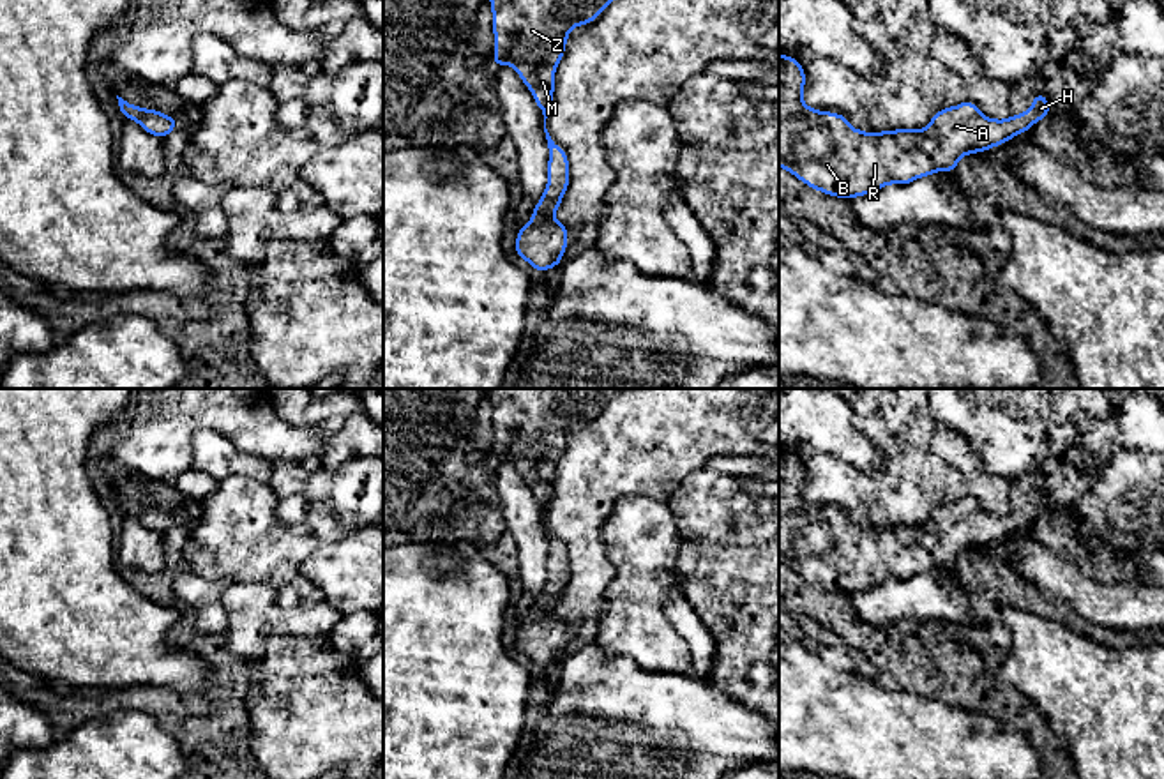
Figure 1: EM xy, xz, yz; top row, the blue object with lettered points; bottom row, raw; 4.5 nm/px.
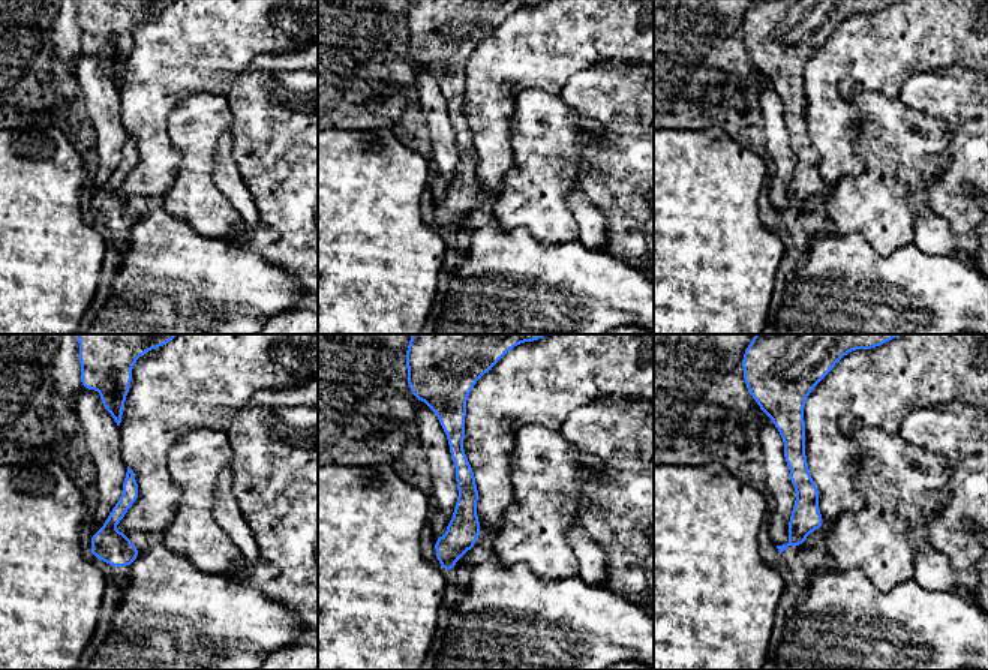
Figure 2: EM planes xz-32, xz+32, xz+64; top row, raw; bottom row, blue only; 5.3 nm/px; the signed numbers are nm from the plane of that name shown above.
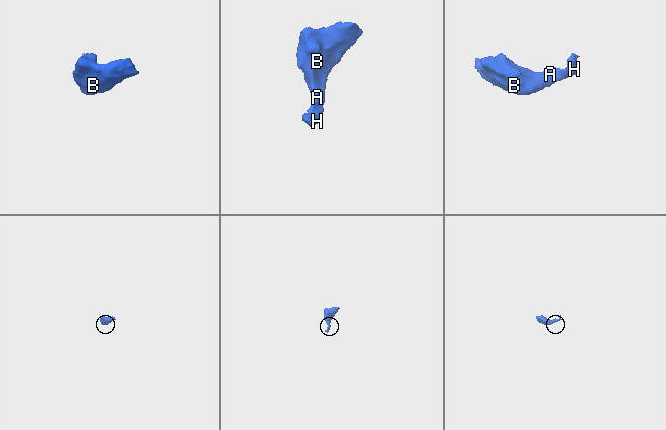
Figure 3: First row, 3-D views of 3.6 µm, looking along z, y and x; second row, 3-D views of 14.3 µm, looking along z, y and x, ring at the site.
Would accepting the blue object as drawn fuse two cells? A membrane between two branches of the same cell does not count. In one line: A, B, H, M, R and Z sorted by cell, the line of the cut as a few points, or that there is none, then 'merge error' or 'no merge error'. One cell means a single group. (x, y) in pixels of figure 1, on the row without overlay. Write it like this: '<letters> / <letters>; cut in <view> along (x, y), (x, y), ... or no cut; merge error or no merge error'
A B H M R Z; no cut; no merge error

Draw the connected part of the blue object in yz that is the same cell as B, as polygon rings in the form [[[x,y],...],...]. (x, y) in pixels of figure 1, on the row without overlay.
[[[779,449],[779,562],[805,581],[843,595],[876,588],[888,579],[906,581],[936,567],[952,569],[963,551],[998,542],[1030,526],[1037,516],[1049,514],[1047,493],[1035,488],[1033,500],[1023,511],[1005,516],[984,512],[975,498],[964,496],[936,507],[924,525],[864,528],[851,523],[841,509],[809,503],[802,496],[804,482],[802,459]]]

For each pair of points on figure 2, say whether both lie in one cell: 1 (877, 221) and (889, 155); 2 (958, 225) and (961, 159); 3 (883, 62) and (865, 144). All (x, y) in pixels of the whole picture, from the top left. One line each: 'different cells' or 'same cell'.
1: same cell
2: same cell
3: different cells

